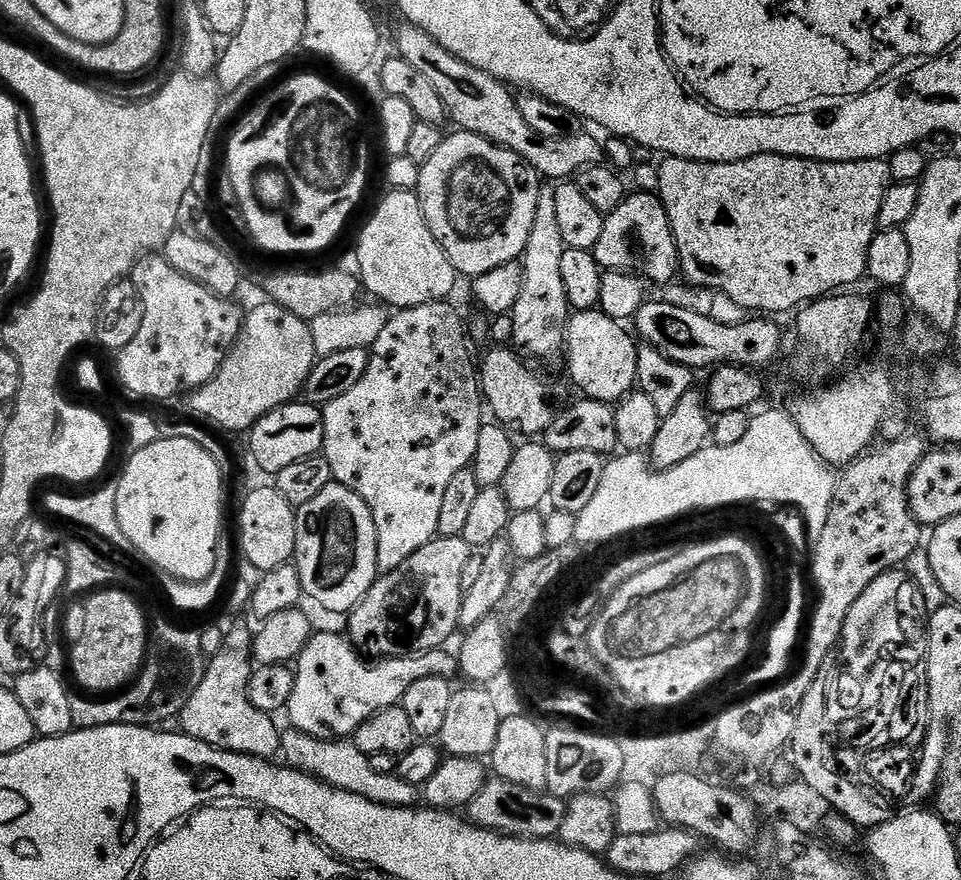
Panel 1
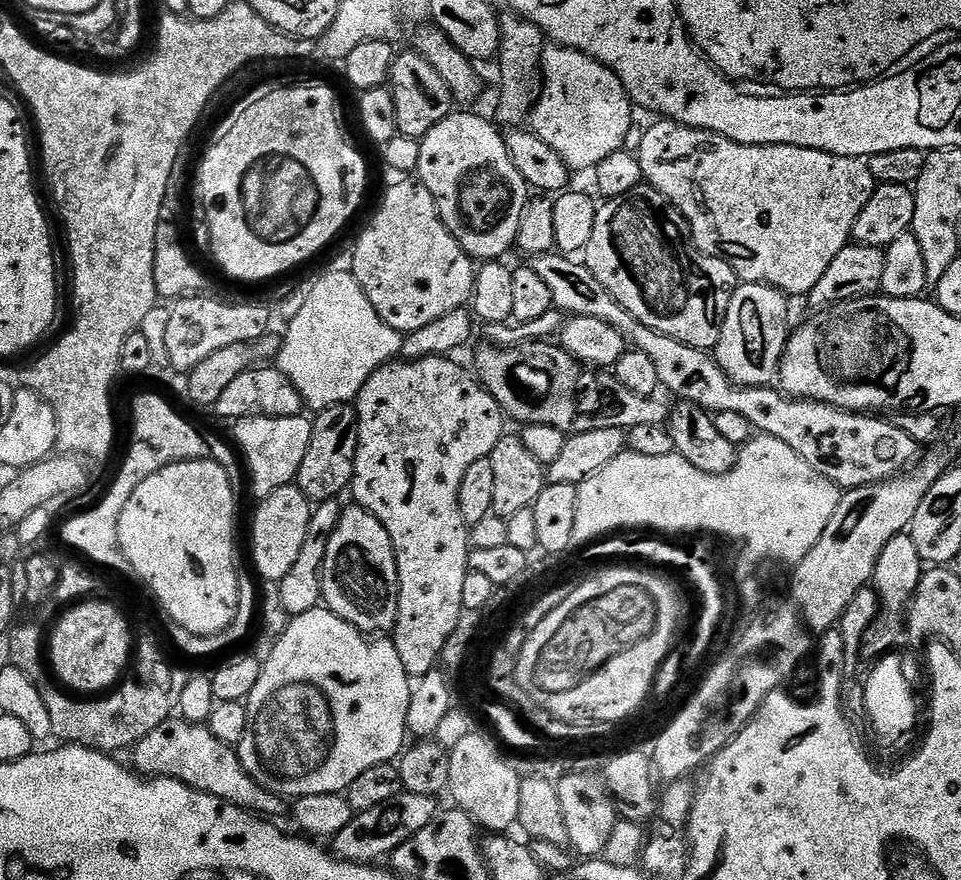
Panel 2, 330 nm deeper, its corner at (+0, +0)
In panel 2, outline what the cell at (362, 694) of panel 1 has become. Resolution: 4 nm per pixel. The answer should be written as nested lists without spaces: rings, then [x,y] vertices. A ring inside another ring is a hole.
[[[327,606],[310,610],[301,616],[294,616],[288,620],[288,629],[278,638],[274,652],[270,658],[261,663],[258,682],[254,690],[248,695],[248,721],[246,722],[246,738],[238,745],[240,761],[245,770],[266,790],[285,798],[299,798],[310,794],[347,793],[349,786],[356,778],[361,777],[370,767],[379,764],[391,764],[399,757],[406,747],[408,731],[408,711],[412,697],[413,681],[406,674],[402,666],[402,658],[398,658],[398,650],[388,638],[369,638],[359,632],[353,624],[346,623],[342,617],[335,616]]]

